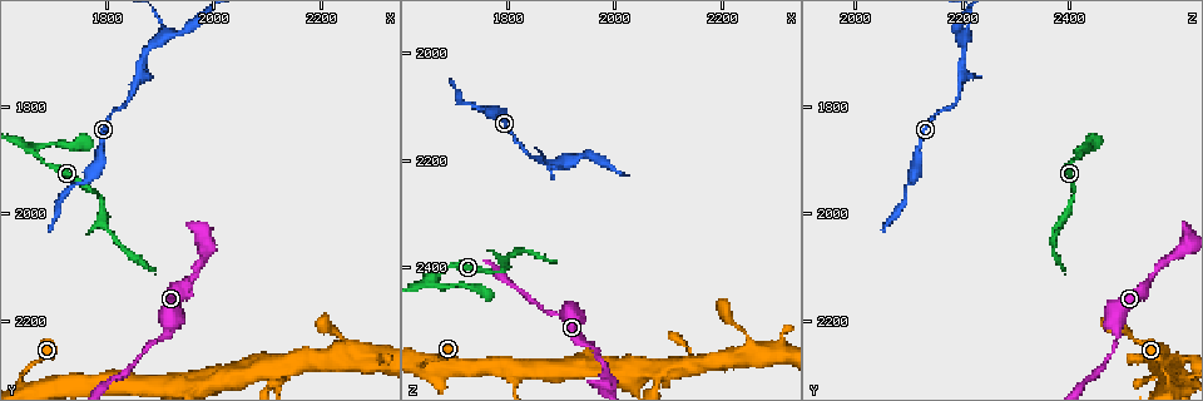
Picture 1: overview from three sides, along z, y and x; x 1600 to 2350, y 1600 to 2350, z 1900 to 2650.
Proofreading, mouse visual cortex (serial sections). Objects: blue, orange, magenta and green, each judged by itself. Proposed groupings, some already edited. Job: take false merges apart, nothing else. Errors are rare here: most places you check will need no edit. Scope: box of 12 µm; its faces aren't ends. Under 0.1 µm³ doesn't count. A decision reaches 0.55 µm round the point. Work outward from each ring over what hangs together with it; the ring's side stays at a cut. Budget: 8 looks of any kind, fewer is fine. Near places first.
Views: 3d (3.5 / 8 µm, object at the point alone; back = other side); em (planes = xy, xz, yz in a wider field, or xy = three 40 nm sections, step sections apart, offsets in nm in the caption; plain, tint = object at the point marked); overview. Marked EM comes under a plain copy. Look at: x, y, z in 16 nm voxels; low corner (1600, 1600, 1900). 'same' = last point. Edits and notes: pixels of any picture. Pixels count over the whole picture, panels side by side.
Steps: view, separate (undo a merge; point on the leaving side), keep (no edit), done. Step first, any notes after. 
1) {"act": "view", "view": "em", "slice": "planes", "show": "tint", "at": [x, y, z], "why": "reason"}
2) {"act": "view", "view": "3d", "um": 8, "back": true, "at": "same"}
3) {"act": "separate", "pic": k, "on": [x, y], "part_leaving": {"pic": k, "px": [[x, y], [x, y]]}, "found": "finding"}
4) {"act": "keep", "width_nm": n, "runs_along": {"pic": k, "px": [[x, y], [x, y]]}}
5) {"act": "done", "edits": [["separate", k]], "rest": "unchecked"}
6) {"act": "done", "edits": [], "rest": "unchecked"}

{"act": "view", "view": "3d", "um": 3.5, "back": true, "at": [1965, 2115, 2560], "why": "narrows sharply"}

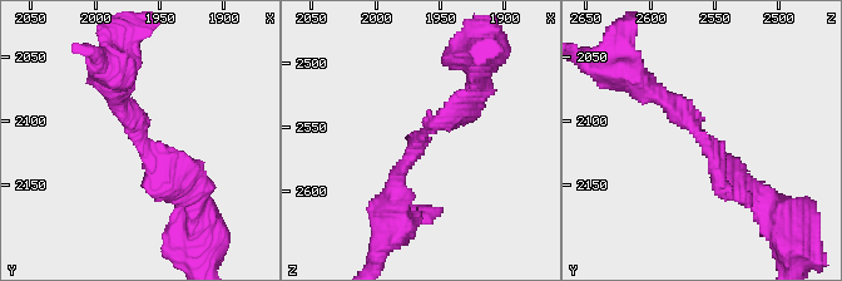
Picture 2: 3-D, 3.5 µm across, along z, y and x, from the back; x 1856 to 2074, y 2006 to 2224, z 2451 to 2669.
{"act": "view", "view": "em", "slice": "xy", "step": 3, "show": "tint", "at": [1966, 2108, 2564], "arm_widths_nm": [200, 250]}

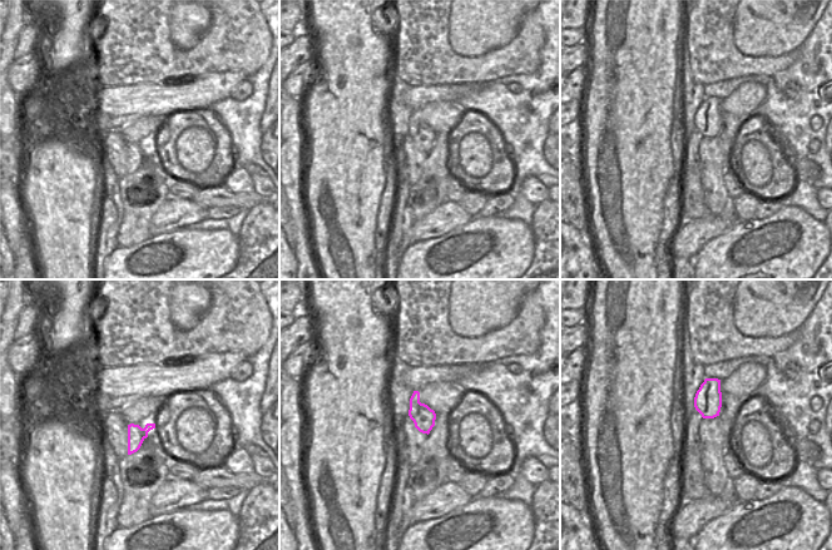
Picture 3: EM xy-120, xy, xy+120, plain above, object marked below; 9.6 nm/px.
{"act": "keep", "runs_along": {"pic": 2, "px": [[738, 182], [680, 112], [635, 82]]}, "found": "one cell here"}

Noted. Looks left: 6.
{"act": "view", "view": "3d", "um": 3.5, "at": [1670, 1895, 2420], "why": "arms part here"}

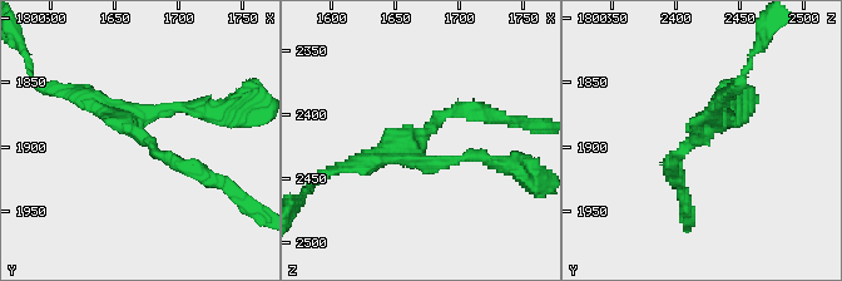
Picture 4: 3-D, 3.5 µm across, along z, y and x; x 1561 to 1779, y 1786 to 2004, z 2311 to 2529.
{"act": "view", "view": "em", "slice": "xy", "step": 2, "show": "tint", "at": [1668, 1894, 2414], "why": "now the EM"}

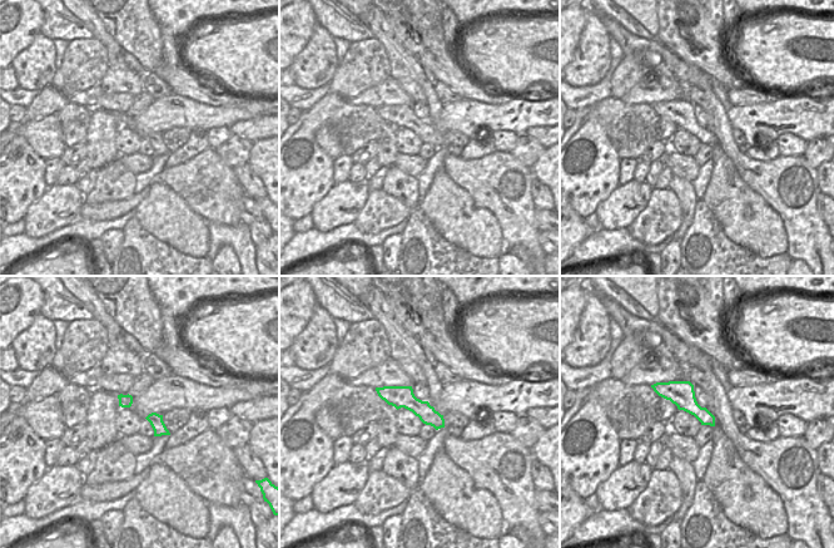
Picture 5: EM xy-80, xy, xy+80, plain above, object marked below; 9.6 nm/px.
{"act": "keep", "width_nm": 200, "runs_along": {"pic": 5, "px": [[380, 390], [403, 396], [441, 424]]}, "found": "all the same cell"}

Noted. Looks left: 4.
{"act": "view", "view": "3d", "um": 3.5, "at": [1815, 2310, 2605], "why": "sharp bend"}

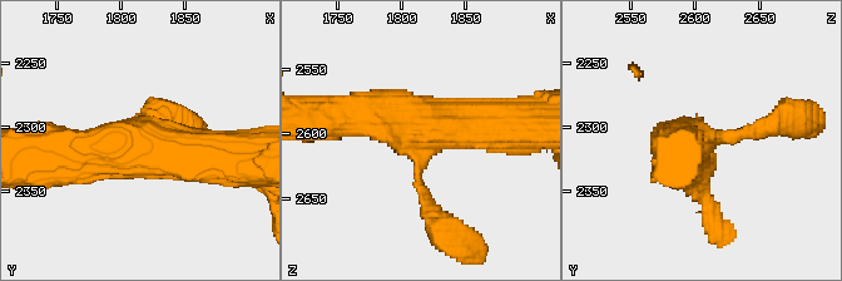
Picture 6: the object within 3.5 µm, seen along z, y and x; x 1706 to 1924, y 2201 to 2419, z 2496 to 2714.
{"act": "view", "view": "em", "slice": "xy", "step": 5, "show": "tint", "at": [1818, 2310, 2606], "arms": 3, "arm_widths_nm": [150, 500, 500]}

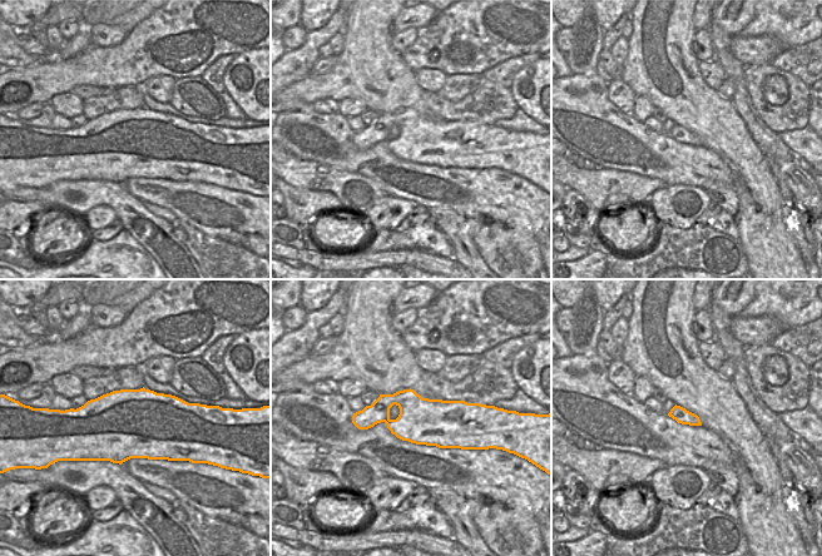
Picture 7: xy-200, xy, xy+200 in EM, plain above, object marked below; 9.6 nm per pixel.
{"act": "keep", "runs_along": {"pic": 6, "px": [[338, 116], [420, 116], [513, 126]]}, "found": "continuous, no second cell"}

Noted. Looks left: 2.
{"act": "view", "view": "3d", "um": 3.5, "at": [2070, 2285, 2595], "why": "sharp bend"}

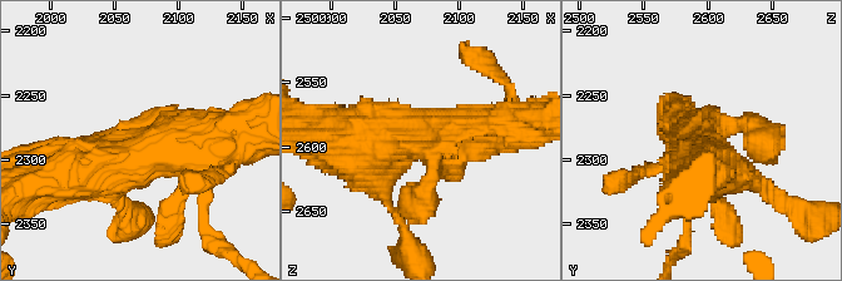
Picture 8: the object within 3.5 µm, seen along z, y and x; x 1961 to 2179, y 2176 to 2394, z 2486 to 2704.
{"act": "view", "view": "em", "slice": "xy", "step": 3, "show": "tint", "at": [2072, 2284, 2600], "why": "shape alone is not enough"}

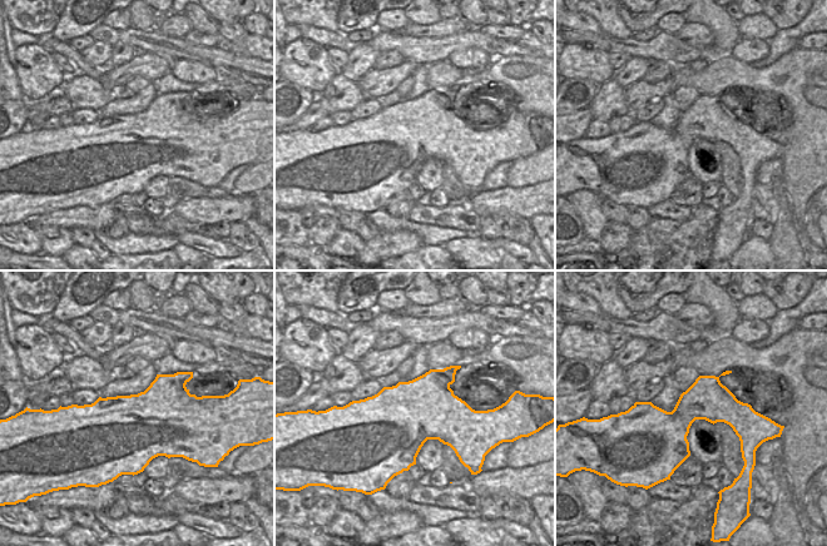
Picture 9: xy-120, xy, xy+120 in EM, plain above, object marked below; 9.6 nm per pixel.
{"act": "keep", "runs_along": {"pic": 8, "px": [[67, 172], [228, 144]]}, "found": "continuous, no second cell"}

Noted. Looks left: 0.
{"act": "done", "edits": [], "rest": "unchecked"}

